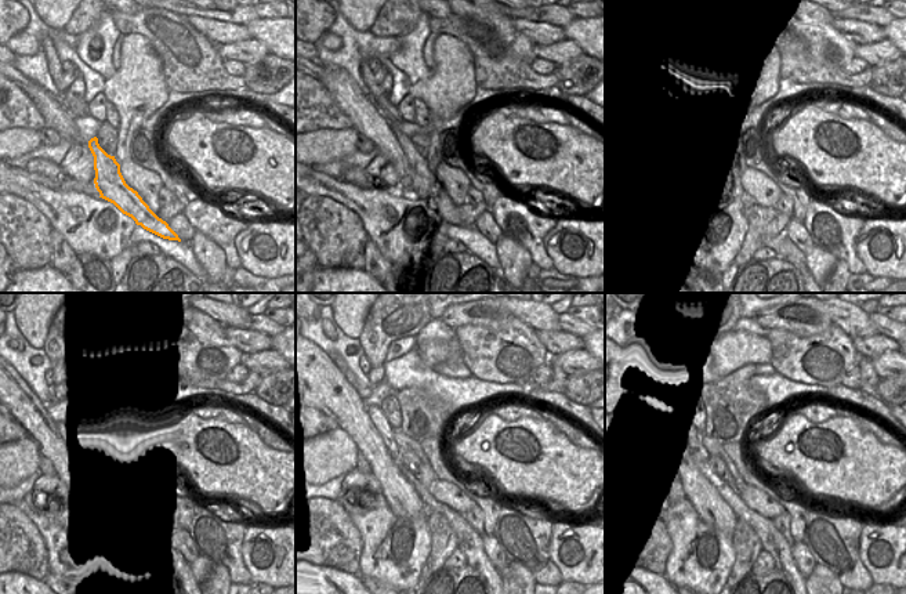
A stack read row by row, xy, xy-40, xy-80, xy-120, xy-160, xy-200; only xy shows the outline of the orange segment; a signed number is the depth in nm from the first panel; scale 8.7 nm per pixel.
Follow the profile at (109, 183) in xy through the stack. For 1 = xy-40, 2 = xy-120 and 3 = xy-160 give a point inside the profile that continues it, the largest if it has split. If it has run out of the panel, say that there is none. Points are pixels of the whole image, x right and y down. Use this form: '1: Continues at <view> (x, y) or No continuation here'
1: Continues at xy-40 (421, 184)
2: Continues at xy-120 (82, 434)
3: Continues at xy-160 (390, 435).

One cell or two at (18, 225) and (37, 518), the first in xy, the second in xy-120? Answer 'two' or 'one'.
two

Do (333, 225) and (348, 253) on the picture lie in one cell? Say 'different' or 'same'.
same

